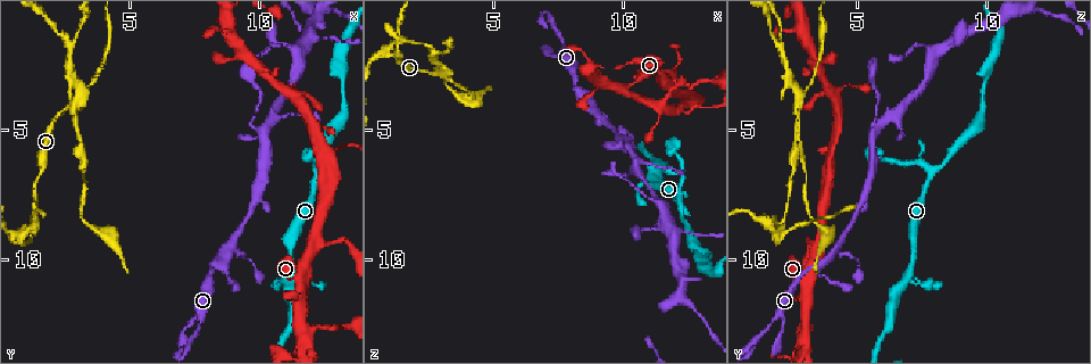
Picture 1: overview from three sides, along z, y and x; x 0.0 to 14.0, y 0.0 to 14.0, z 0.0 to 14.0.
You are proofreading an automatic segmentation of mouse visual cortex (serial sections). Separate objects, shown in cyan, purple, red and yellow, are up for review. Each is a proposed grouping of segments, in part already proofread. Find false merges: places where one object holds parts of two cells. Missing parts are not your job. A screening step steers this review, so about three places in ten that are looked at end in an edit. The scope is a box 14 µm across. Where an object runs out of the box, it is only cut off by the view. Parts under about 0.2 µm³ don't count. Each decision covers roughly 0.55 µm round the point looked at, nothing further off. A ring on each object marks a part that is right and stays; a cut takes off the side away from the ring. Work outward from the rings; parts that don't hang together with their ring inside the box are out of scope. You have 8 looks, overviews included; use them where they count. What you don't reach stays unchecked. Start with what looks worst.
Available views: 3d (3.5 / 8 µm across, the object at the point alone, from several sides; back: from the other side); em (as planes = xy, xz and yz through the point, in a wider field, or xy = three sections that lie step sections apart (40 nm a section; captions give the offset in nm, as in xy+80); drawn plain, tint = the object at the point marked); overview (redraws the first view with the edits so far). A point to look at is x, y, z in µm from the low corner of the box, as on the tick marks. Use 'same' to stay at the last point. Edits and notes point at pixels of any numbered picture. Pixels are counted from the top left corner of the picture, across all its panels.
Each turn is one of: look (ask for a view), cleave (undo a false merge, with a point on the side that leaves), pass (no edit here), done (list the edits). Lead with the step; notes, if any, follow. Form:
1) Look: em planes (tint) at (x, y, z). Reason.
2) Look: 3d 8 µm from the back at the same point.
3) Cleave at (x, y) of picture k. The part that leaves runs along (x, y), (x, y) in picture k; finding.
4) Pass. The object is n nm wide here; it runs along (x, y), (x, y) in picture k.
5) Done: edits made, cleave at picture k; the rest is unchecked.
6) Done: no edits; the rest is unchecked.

Look: 3d 3.5 µm at (2.8, 4.1, 2.8). Arms part here.

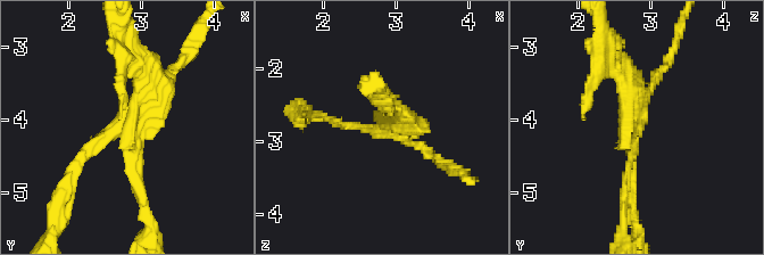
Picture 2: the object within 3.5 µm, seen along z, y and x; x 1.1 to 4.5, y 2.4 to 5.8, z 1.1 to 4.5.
Look: em xy step 3 (tint) at (2.70, 4.10, 2.80). 3 arms meet here; the arms are 100, 150, 300 nm wide; need the tissue.

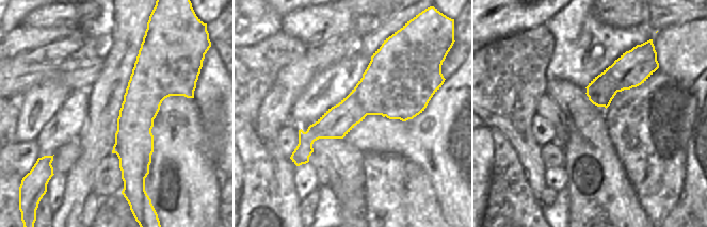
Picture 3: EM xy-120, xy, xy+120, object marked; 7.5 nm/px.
Cleave at (148, 64) of picture 2. Two cells meet here.

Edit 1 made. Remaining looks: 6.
Look: overview. See it whole again.

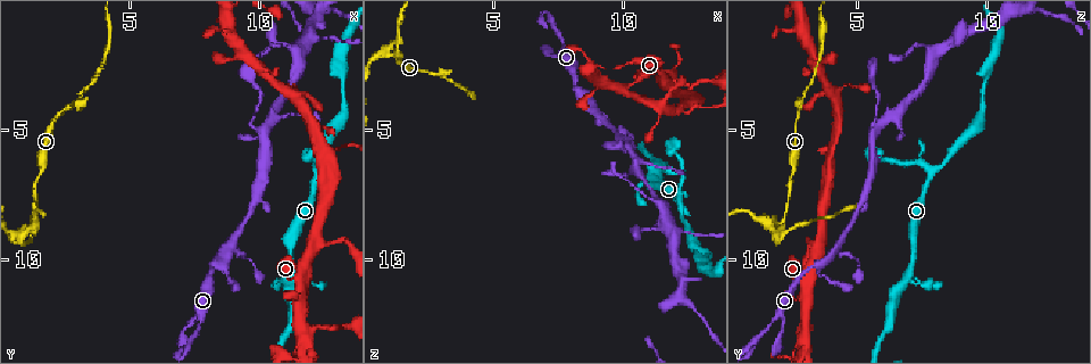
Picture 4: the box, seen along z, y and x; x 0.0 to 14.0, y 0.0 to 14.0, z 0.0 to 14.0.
Look: 3d 3.5 µm at (11.4, 13.4, 2.6). Calibre changes.

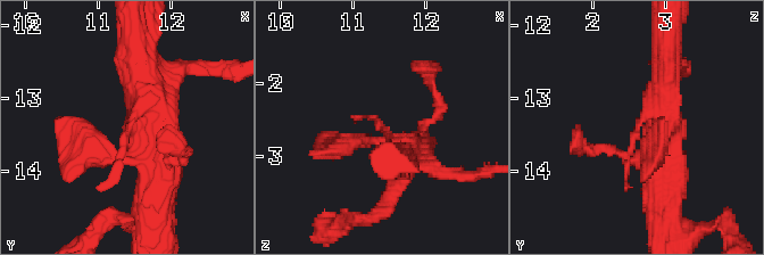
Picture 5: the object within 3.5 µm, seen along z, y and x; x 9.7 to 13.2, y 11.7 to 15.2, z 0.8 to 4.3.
Look: em xy step 1 (tint) at (11.40, 13.40, 2.70). Shape alone is not enough.

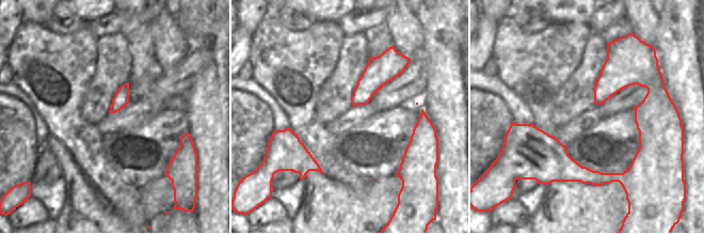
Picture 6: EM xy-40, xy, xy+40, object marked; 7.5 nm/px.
Look: em xy step 3 (tint) at the same point. Another direction.

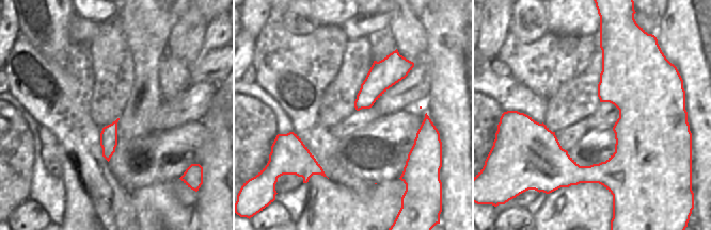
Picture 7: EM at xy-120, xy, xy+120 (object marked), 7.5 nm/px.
Pass. It runs along (622, 56), (628, 149), (563, 180) in picture 7; continuous, no second cell.

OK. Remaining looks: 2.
Done: edits made, cleave at picture 2; the rest is unchecked.

